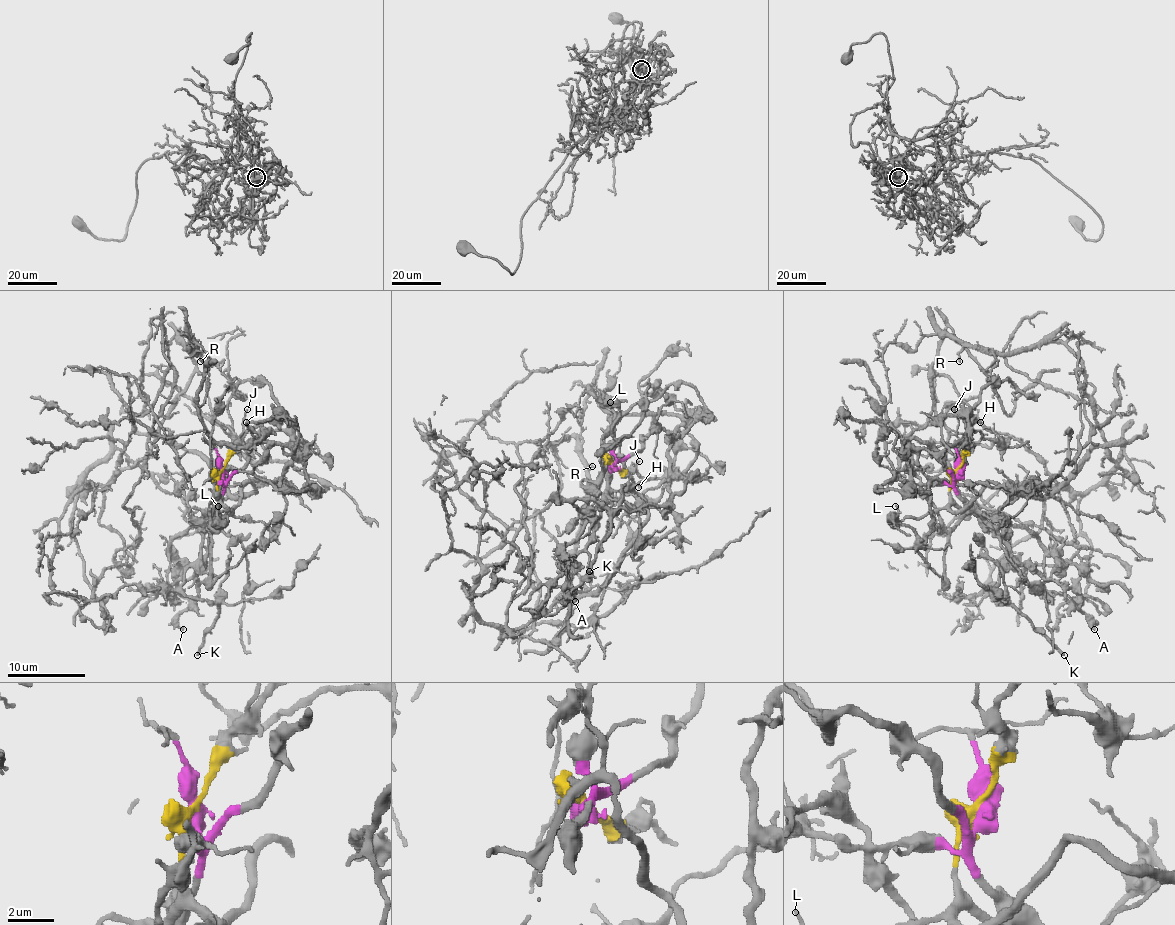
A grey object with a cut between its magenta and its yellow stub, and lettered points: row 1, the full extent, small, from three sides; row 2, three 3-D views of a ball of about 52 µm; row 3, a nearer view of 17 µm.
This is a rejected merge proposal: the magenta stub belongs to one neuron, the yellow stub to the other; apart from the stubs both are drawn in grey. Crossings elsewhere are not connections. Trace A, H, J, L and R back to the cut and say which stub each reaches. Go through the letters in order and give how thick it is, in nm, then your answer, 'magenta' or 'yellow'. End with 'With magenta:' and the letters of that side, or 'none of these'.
A: 150 nm | magenta
H: 140 nm | yellow
J: 130 nm | yellow
L: 180 nm | yellow
R: 120 nm | magenta
With magenta: A, R

